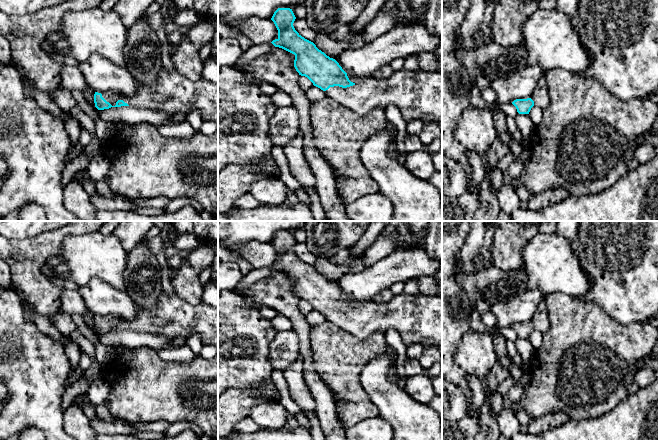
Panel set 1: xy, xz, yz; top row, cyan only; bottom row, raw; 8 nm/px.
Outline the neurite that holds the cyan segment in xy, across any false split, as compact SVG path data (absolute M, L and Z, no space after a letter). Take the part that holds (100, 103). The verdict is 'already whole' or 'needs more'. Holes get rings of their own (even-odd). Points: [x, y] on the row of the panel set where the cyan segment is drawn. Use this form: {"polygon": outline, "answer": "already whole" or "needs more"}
{"polygon": "M162 67L157 81L151 85L136 83L136 93L126 97L118 93L94 94L95 107L98 110L111 107L131 106L134 108L162 111L169 115L187 114L193 110L200 110L204 121L218 122L218 84L203 77L192 81L179 73L175 68L167 71Z", "answer": "needs more"}

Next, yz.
{"polygon": "M545 75L542 76L533 92L527 99L516 99L512 102L519 114L529 114L531 108L546 109L550 104L550 95Z", "answer": "needs more"}

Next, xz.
{"polygon": "M278 8L271 20L278 30L278 38L271 43L295 55L294 67L301 76L307 77L314 86L326 93L343 106L358 115L366 115L376 108L385 109L388 105L395 105L406 122L431 116L442 121L442 73L426 70L394 71L386 79L369 77L353 83L339 63L319 50L316 45L302 37L294 28L296 17L290 8Z", "answer": "needs more"}

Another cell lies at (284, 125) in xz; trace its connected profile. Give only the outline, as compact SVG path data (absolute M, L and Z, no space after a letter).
M293 105L277 107L269 120L269 137L273 145L284 148L296 137L299 130L299 116L296 108Z

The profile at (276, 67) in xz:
M276 47L238 70L250 73L260 82L267 82L290 95L298 112L299 129L303 132L303 153L316 178L316 189L326 216L329 221L350 221L339 202L333 171L313 143L311 102L298 85L300 75L294 67L294 60L294 54Z

